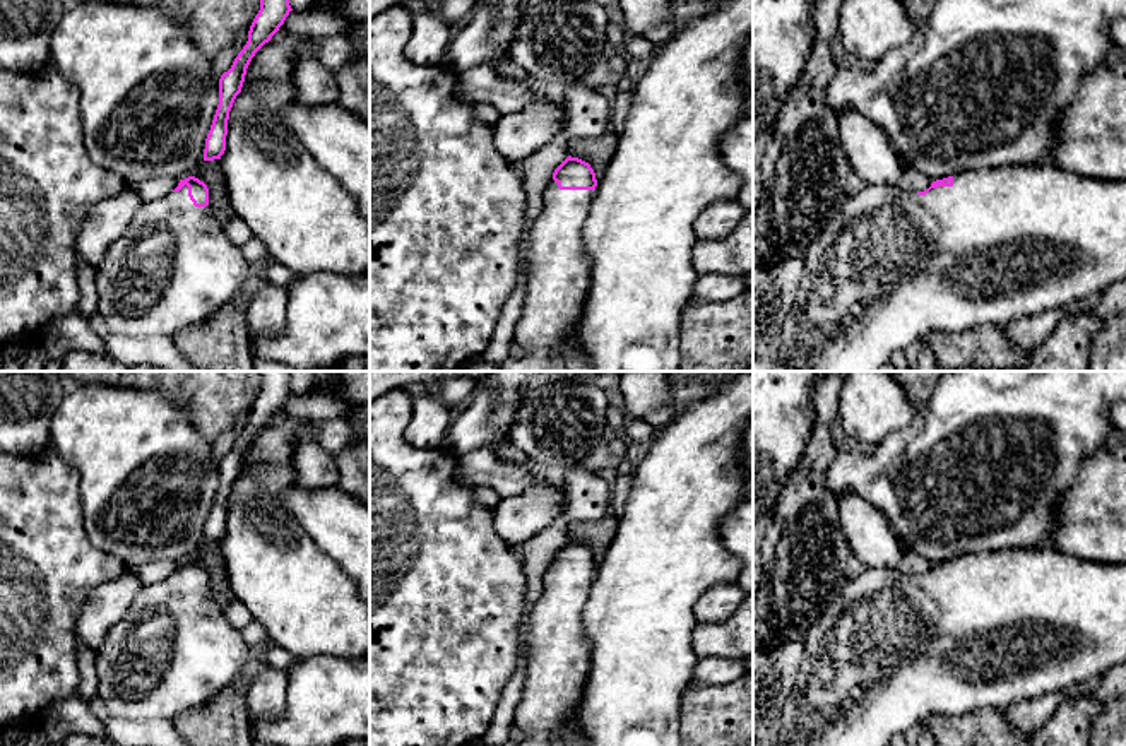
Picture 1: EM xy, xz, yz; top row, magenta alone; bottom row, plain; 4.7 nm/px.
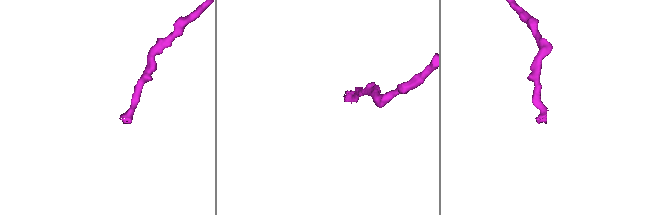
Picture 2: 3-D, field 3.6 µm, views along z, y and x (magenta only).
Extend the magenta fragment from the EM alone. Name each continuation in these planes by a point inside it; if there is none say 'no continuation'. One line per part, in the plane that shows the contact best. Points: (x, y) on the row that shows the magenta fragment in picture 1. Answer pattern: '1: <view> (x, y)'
1: xy (173, 267)

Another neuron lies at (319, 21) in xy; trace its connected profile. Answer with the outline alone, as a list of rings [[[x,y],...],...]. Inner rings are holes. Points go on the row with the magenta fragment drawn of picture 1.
[[[325,5],[291,10],[279,31],[252,58],[241,92],[229,111],[226,151],[219,166],[231,212],[265,245],[270,260],[294,275],[370,272],[370,221],[359,214],[344,185],[277,120],[277,111],[296,99],[291,70],[299,53],[291,39],[317,39],[347,29],[349,21]]]

